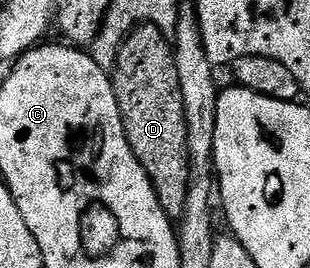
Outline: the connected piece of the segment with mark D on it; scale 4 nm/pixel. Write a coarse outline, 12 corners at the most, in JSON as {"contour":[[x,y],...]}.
{"contour":[[138,24],[111,73],[127,142],[170,218],[189,151],[177,53]]}

